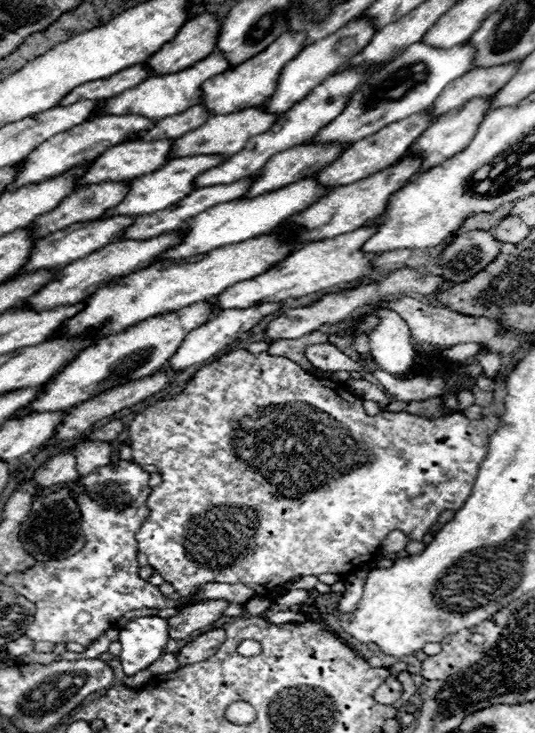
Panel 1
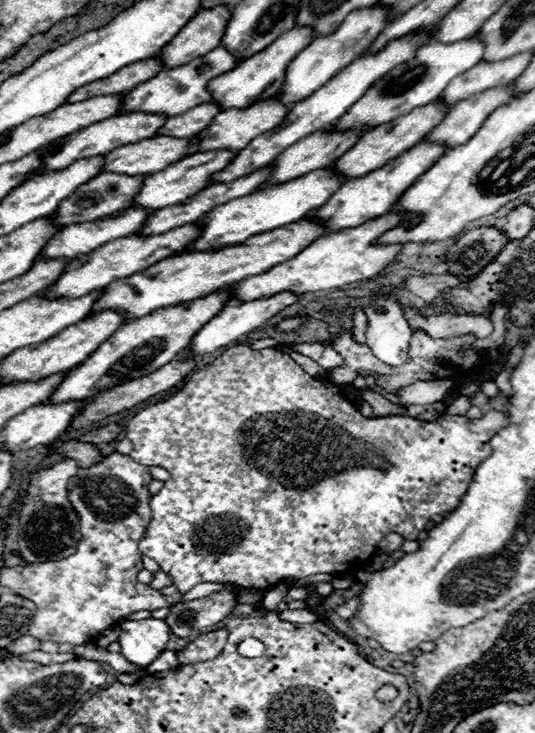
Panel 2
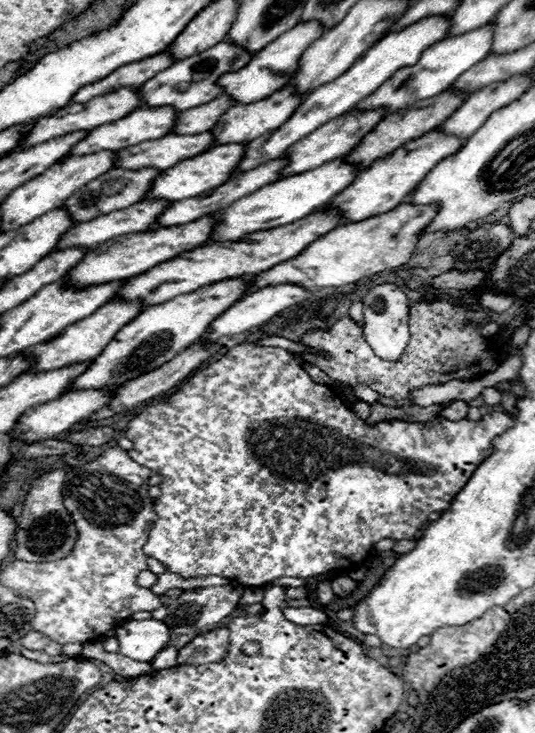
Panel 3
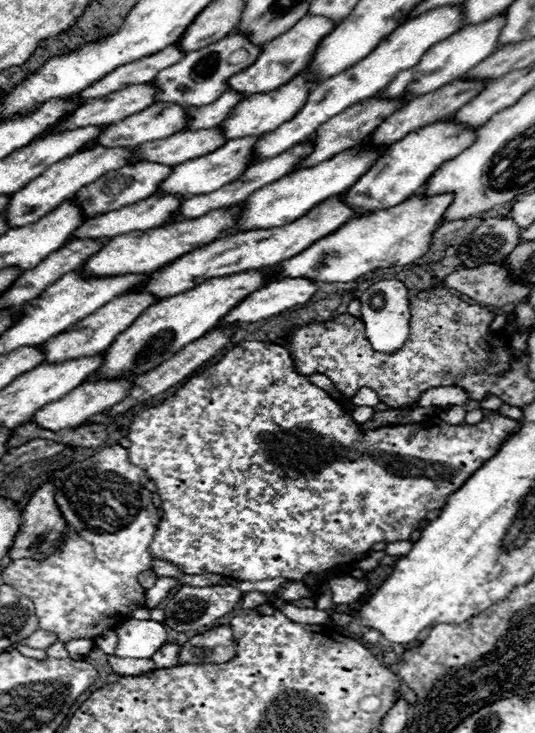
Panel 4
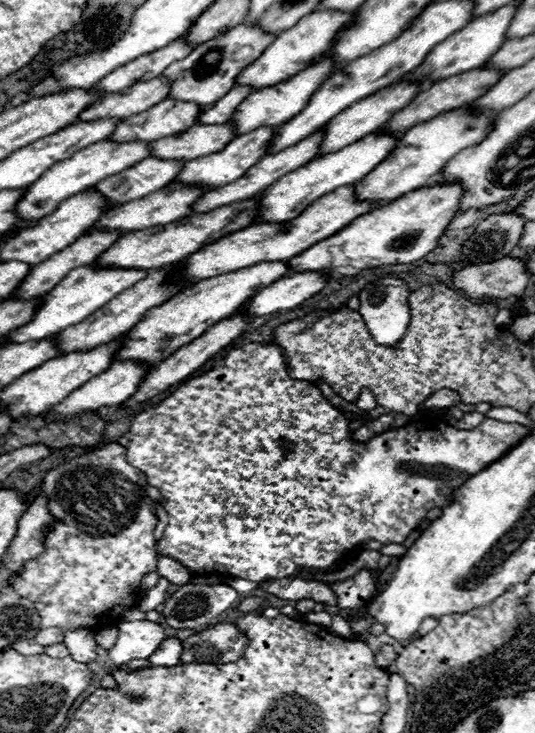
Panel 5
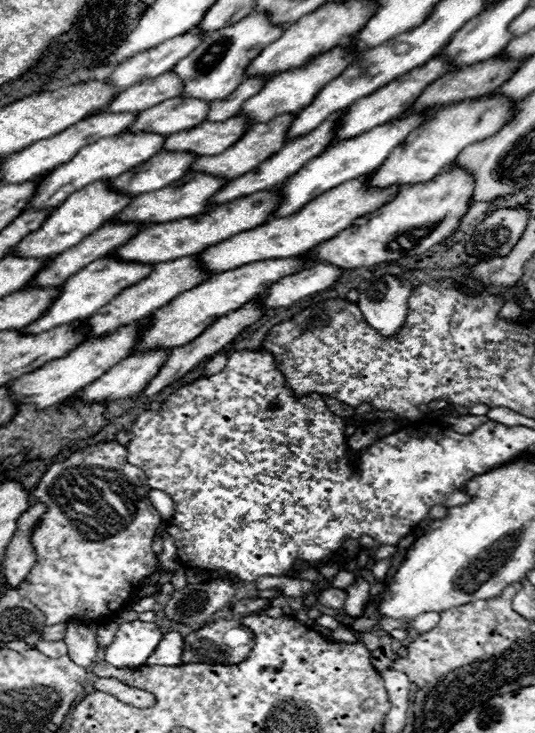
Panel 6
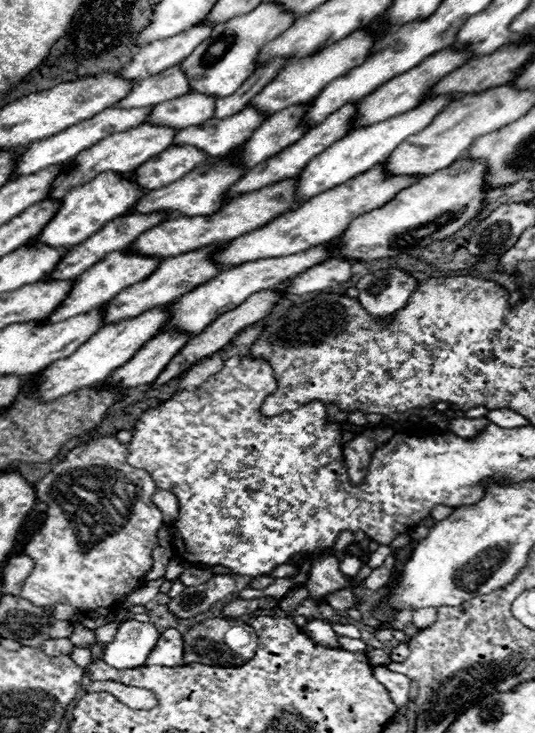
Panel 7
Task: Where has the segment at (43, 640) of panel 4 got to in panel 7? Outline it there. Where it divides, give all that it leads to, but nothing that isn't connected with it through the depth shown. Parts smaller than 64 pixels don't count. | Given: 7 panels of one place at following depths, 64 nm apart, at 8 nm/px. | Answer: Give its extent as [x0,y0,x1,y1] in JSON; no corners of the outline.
[50,620,72,638]

